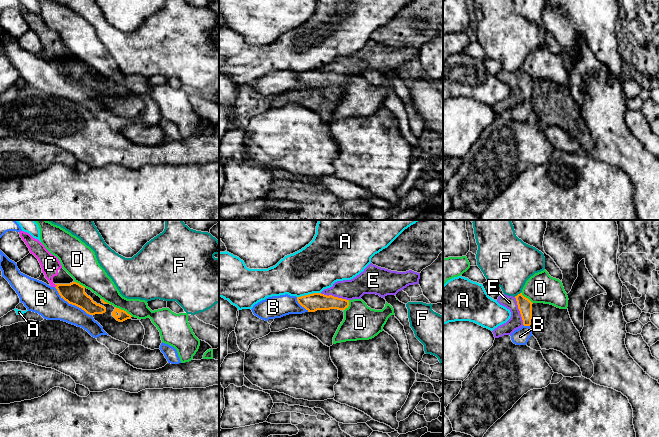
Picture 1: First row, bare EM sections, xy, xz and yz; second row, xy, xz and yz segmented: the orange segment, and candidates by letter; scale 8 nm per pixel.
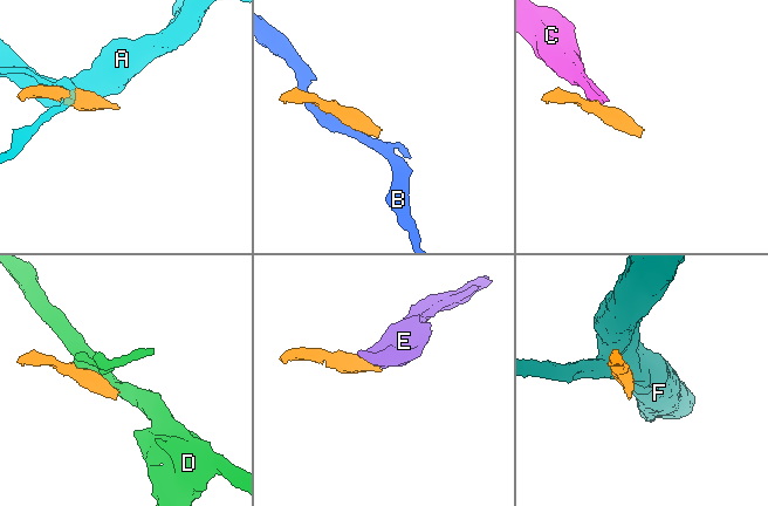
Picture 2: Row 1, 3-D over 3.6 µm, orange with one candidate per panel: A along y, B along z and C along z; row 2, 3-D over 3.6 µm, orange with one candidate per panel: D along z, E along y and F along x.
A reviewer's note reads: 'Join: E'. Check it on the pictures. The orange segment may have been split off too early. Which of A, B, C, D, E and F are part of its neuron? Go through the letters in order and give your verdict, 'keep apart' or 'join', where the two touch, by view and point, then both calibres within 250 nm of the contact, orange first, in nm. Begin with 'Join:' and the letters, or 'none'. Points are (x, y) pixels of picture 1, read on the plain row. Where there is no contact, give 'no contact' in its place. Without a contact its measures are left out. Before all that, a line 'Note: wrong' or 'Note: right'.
Note: right
Join: E
A: keep apart; contact xz (309, 70); calibres 140 and 380 nm
B: keep apart; contact xy (72, 80); calibres 170 and 240 nm
C: keep apart; contact xy (56, 62); calibres 170 and 160 nm
D: keep apart; contact xy (123, 86); calibres 80 and 170 nm
E: join; contact xz (333, 72); calibres 140 and 160 nm
F: keep apart; contact yz (518, 70); calibres 110 and 380 nm

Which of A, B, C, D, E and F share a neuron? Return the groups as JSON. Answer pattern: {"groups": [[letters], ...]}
{"groups": [["A"], ["B"], ["C"], ["D"], ["E"], ["F"]]}

